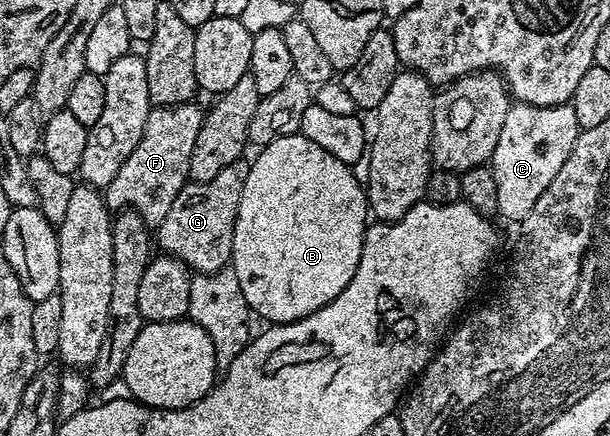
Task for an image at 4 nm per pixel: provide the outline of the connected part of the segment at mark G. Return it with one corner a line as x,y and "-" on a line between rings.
240,160
217,172
213,180
188,181
177,192
173,208
157,228
157,246
164,255
179,258
188,270
198,274
213,274
226,267
231,260
233,228
237,220
237,208
241,204
241,191
245,188
245,176
249,176
249,165

